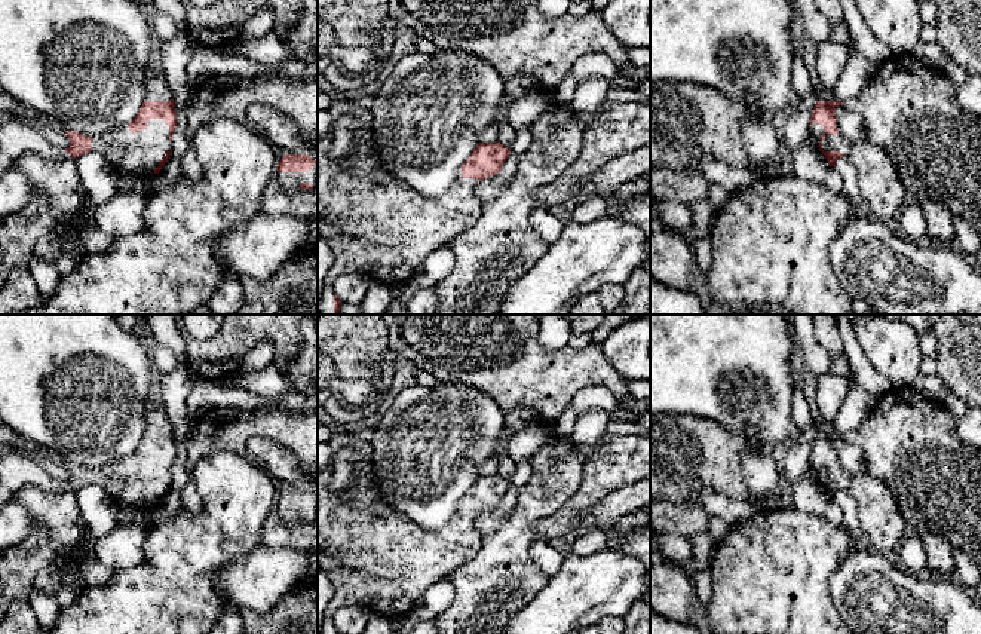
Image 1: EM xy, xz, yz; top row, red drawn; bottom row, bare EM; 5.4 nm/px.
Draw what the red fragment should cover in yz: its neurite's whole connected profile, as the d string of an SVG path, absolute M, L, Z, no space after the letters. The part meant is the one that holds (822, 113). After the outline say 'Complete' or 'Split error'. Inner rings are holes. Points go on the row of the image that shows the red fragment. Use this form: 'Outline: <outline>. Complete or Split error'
Outline: M816 89L816 98L809 132L830 166L837 166L836 160L843 157L855 166L859 189L874 218L888 221L899 217L911 197L893 160L877 144L868 141L852 144L841 138L834 110L843 105L843 101L834 99L833 89Z. Split error

